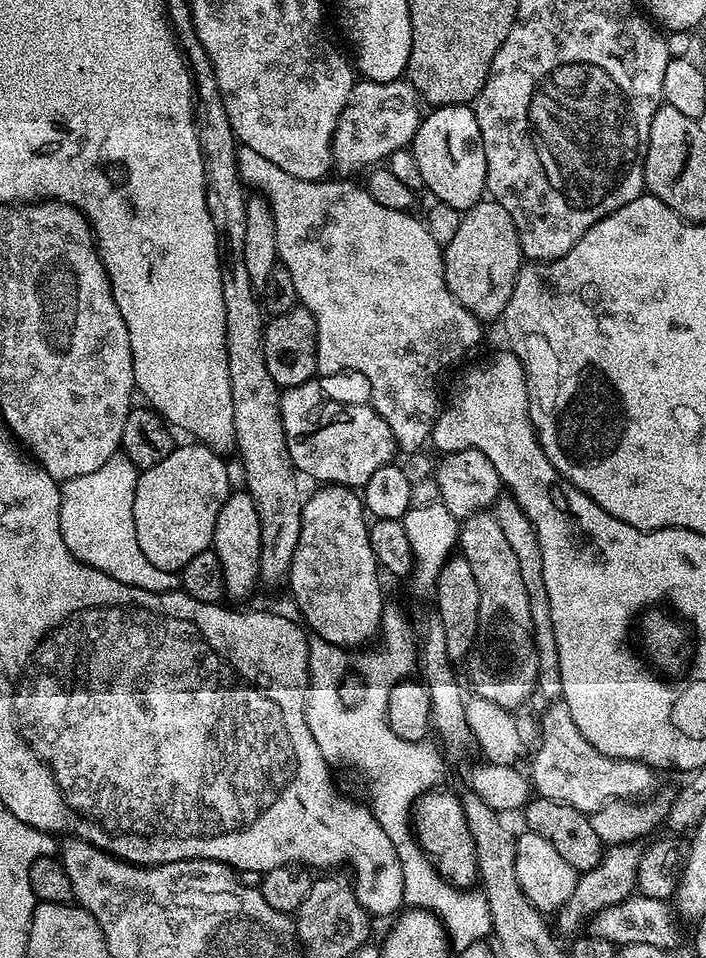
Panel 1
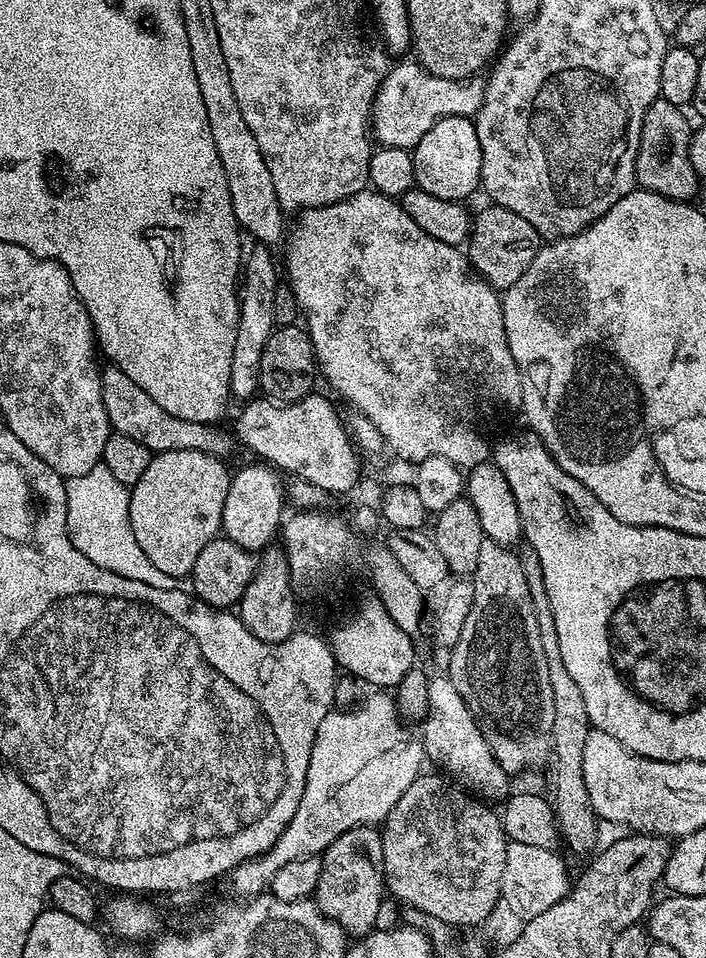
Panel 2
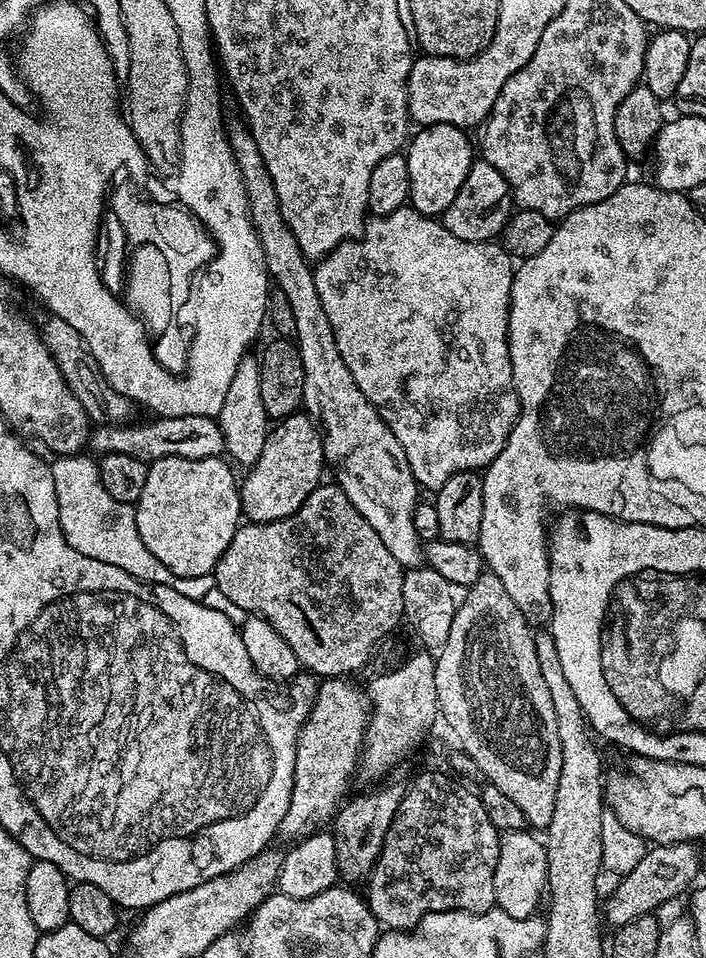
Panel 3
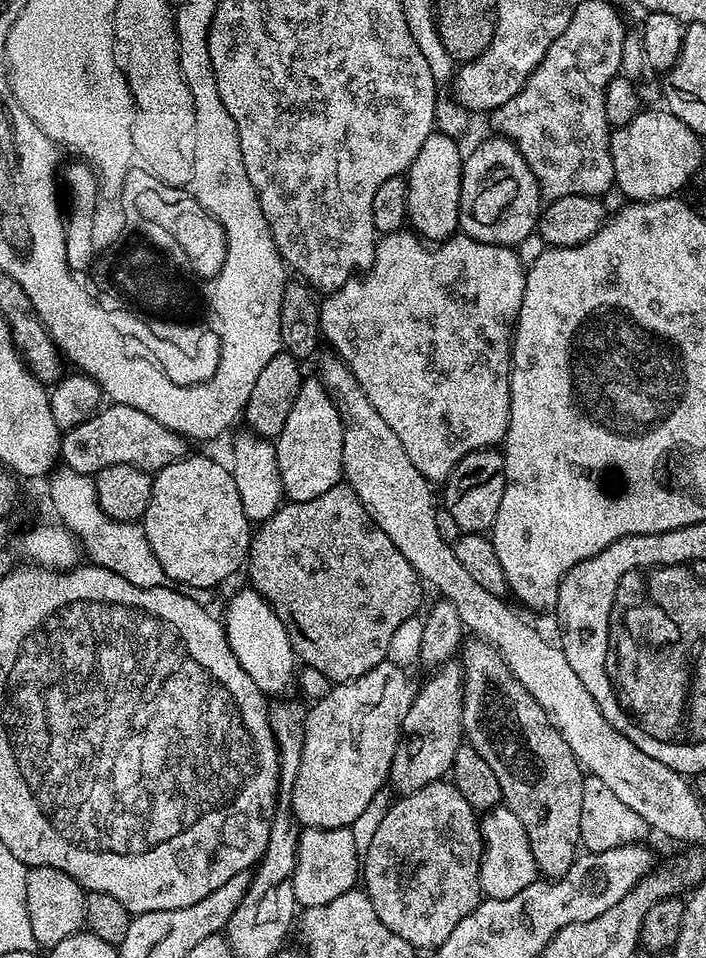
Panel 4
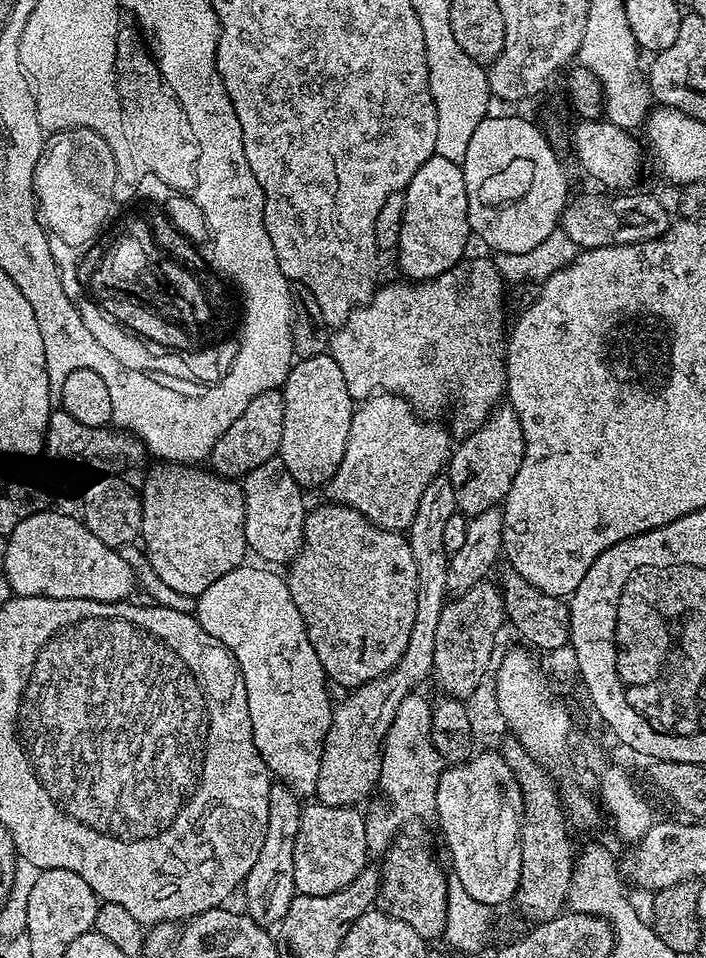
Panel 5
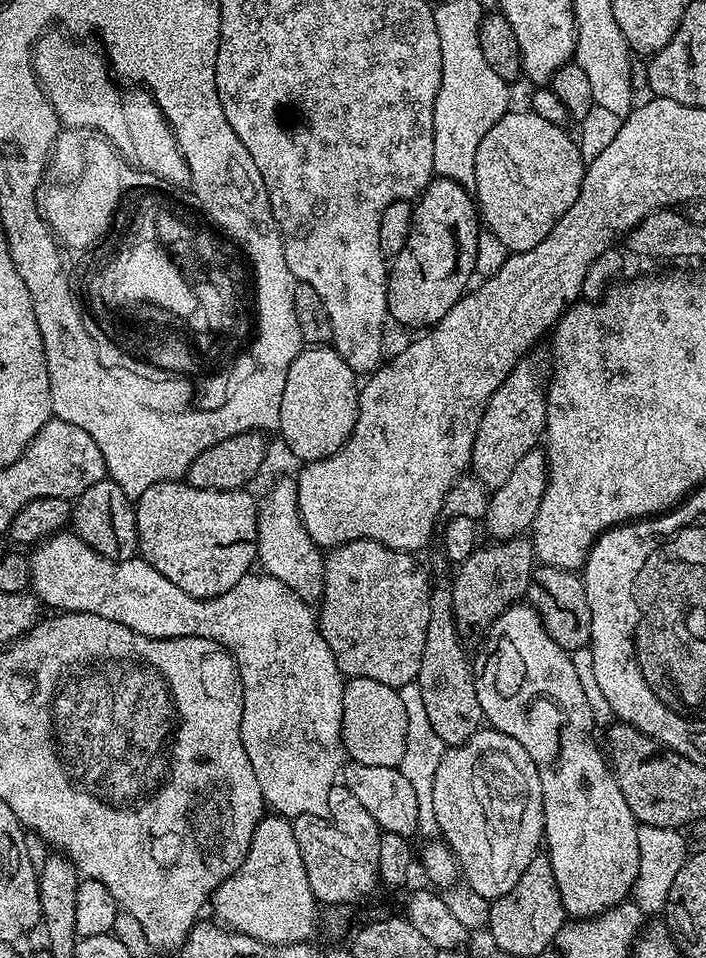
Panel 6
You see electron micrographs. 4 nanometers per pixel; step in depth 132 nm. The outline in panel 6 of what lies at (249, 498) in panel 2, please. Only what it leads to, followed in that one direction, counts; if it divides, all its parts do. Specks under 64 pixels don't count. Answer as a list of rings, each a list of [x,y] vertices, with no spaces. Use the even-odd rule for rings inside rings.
[[[304,346],[290,362],[286,390],[282,390],[282,410],[278,435],[300,462],[321,460],[334,454],[350,438],[358,414],[357,373],[342,362],[331,346]]]

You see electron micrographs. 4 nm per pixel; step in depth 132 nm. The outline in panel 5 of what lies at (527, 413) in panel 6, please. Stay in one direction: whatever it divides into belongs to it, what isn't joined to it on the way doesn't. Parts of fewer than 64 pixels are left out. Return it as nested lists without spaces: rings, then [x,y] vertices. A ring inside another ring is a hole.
[[[497,406],[480,427],[455,445],[448,461],[446,475],[452,480],[459,511],[471,518],[503,505],[523,457],[524,435],[518,414],[510,406]]]

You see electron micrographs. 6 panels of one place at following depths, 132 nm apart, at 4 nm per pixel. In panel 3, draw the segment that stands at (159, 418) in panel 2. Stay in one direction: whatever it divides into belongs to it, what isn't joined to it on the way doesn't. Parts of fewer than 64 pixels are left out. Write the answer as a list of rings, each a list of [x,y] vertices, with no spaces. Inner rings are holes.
[[[51,314],[45,315],[45,317],[44,325],[39,325],[38,335],[43,338],[46,350],[50,350],[66,386],[70,386],[74,398],[78,398],[89,421],[96,426],[129,423],[133,419],[132,400],[118,394],[118,390],[114,390],[114,386],[110,386],[110,382],[106,382],[106,374],[102,374],[98,362],[94,358],[94,354],[90,354],[82,334],[78,334],[78,330],[74,330],[74,326],[70,326],[70,322],[66,322],[62,318]]]

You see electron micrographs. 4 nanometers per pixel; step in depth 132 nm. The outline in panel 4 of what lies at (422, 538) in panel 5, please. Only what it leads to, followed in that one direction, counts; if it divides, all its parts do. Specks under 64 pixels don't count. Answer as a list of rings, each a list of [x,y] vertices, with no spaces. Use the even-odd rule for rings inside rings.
[[[384,661],[354,680],[337,683],[309,708],[304,719],[302,761],[289,804],[293,819],[307,828],[350,827],[389,779],[402,718],[418,688],[403,667]]]

